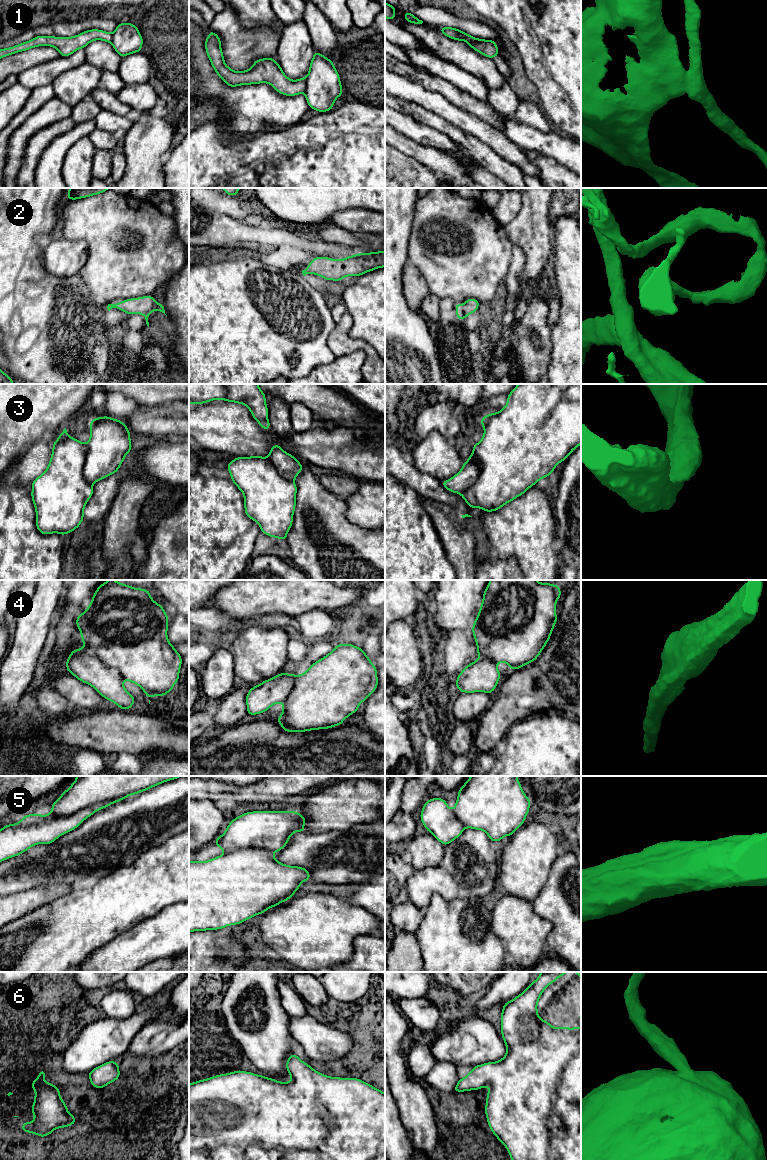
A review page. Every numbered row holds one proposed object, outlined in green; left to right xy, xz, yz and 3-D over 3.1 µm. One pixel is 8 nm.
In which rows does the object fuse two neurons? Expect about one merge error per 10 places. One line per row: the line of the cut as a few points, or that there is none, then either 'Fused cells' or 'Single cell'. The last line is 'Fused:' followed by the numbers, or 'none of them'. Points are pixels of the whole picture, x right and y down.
1: Split along yz (461, 32), (461, 36), (466, 41), (472, 41), (476, 38). Fused cells
2: No split. Single cell
3: No split. Single cell
4: No split. Single cell
5: Split along xy (124, 797), (84, 807), (68, 816), (53, 816), (49, 813). Fused cells
6: No split. Single cell
Fused: 1, 5

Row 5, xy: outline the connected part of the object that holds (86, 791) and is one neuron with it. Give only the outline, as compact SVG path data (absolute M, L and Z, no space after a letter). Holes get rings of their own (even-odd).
M76 776L76 780L51 804L51 815L71 816L84 808L126 798L182 776Z

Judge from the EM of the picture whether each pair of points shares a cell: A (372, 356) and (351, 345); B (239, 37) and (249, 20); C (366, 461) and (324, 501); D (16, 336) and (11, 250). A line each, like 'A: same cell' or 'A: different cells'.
A: same cell
B: different cells
C: different cells
D: same cell

